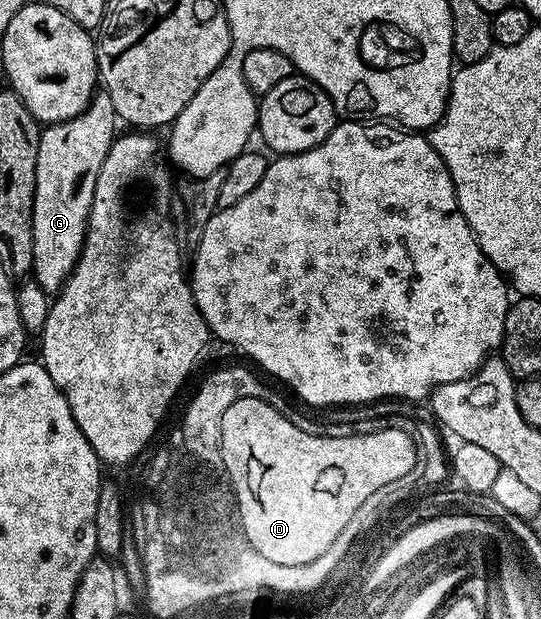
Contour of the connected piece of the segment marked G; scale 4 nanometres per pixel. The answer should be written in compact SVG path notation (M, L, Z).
M101 89L94 94L83 113L62 123L50 123L41 132L39 165L35 165L31 275L47 292L56 293L64 287L81 256L95 181L99 177L99 169L103 169L103 161L118 131L119 120L115 105L111 105L111 97Z

